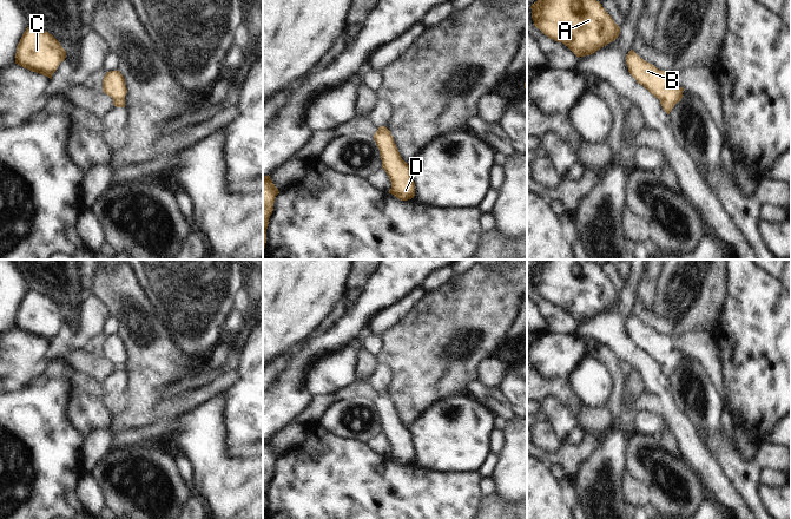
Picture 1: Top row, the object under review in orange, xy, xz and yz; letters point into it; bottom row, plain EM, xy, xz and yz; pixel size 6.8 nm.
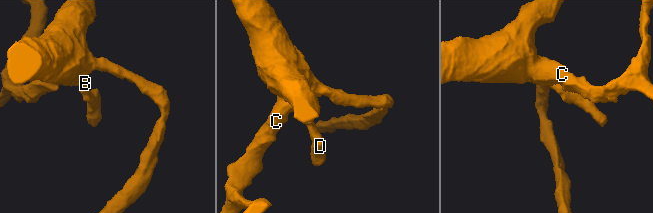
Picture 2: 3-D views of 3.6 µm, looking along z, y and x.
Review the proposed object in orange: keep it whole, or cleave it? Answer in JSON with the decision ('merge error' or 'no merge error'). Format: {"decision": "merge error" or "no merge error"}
{"decision": "no merge error"}

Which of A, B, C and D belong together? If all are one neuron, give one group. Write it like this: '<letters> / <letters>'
A B C D

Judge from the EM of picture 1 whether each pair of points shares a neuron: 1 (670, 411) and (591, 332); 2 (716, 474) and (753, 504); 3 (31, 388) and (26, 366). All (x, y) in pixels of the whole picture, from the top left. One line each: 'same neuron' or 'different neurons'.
1: same neuron
2: different neurons
3: different neurons

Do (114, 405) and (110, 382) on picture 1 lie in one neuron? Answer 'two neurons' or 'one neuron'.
one neuron

